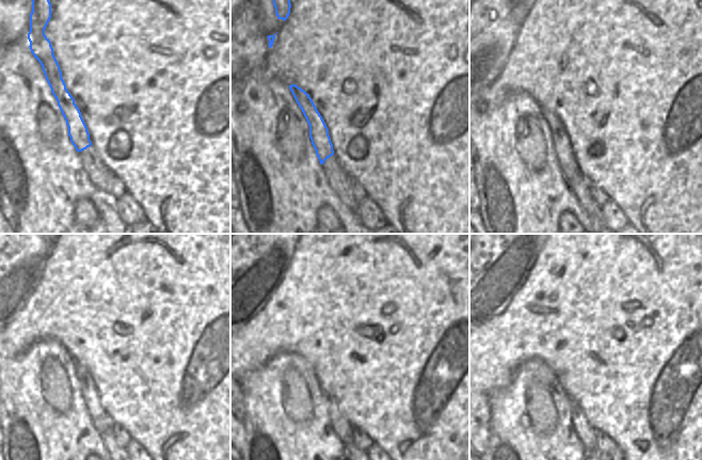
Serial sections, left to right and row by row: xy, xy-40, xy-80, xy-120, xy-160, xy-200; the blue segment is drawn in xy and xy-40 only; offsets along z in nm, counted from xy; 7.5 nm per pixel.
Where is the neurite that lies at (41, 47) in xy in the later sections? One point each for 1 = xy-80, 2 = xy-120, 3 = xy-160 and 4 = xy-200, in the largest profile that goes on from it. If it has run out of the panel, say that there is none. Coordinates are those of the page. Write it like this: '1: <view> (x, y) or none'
1: xy-80 (561, 144)
2: xy-120 (101, 422)
3: xy-160 (344, 430)
4: xy-200 (586, 433)

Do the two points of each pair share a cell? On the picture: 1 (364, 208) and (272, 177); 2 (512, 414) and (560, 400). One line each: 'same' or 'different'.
1: different
2: same

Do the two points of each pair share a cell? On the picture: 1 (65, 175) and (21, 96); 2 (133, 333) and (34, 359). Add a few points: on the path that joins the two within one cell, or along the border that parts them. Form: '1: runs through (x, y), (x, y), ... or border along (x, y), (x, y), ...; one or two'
1: runs through (46, 156), (21, 131), (21, 115); one
2: border along (44, 338), (57, 340), (75, 362); two

